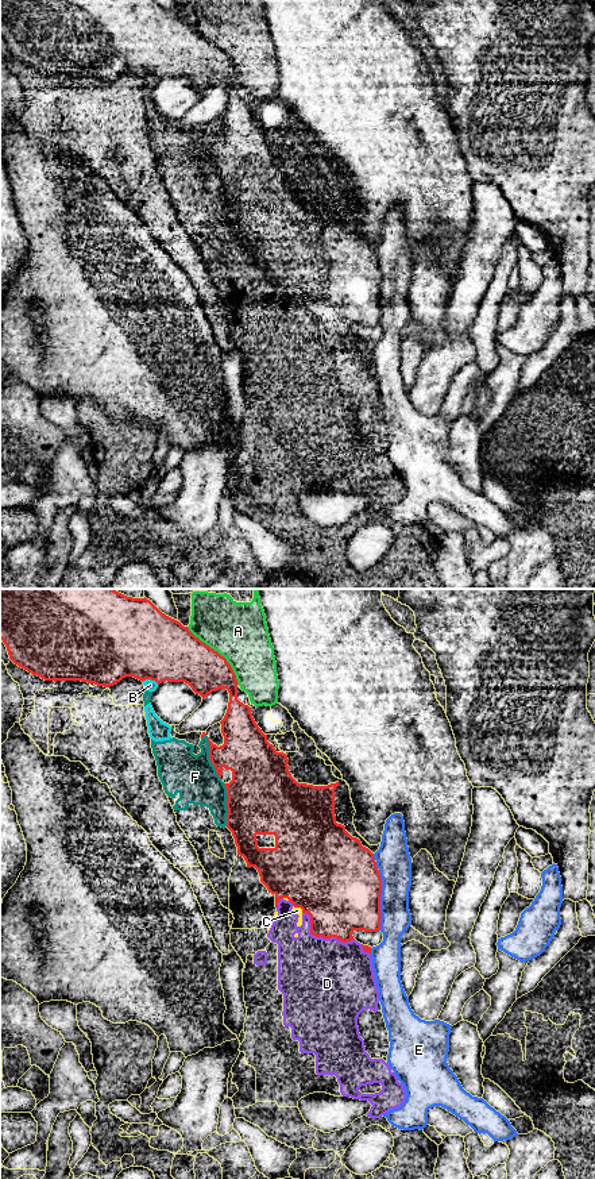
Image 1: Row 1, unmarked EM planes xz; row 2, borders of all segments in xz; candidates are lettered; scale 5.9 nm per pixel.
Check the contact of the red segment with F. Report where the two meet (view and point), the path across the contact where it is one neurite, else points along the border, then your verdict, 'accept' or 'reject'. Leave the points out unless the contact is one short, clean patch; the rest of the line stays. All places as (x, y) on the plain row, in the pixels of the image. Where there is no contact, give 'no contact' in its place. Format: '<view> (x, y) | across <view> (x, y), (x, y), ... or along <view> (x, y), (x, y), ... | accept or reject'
xz (209, 153) | reject

